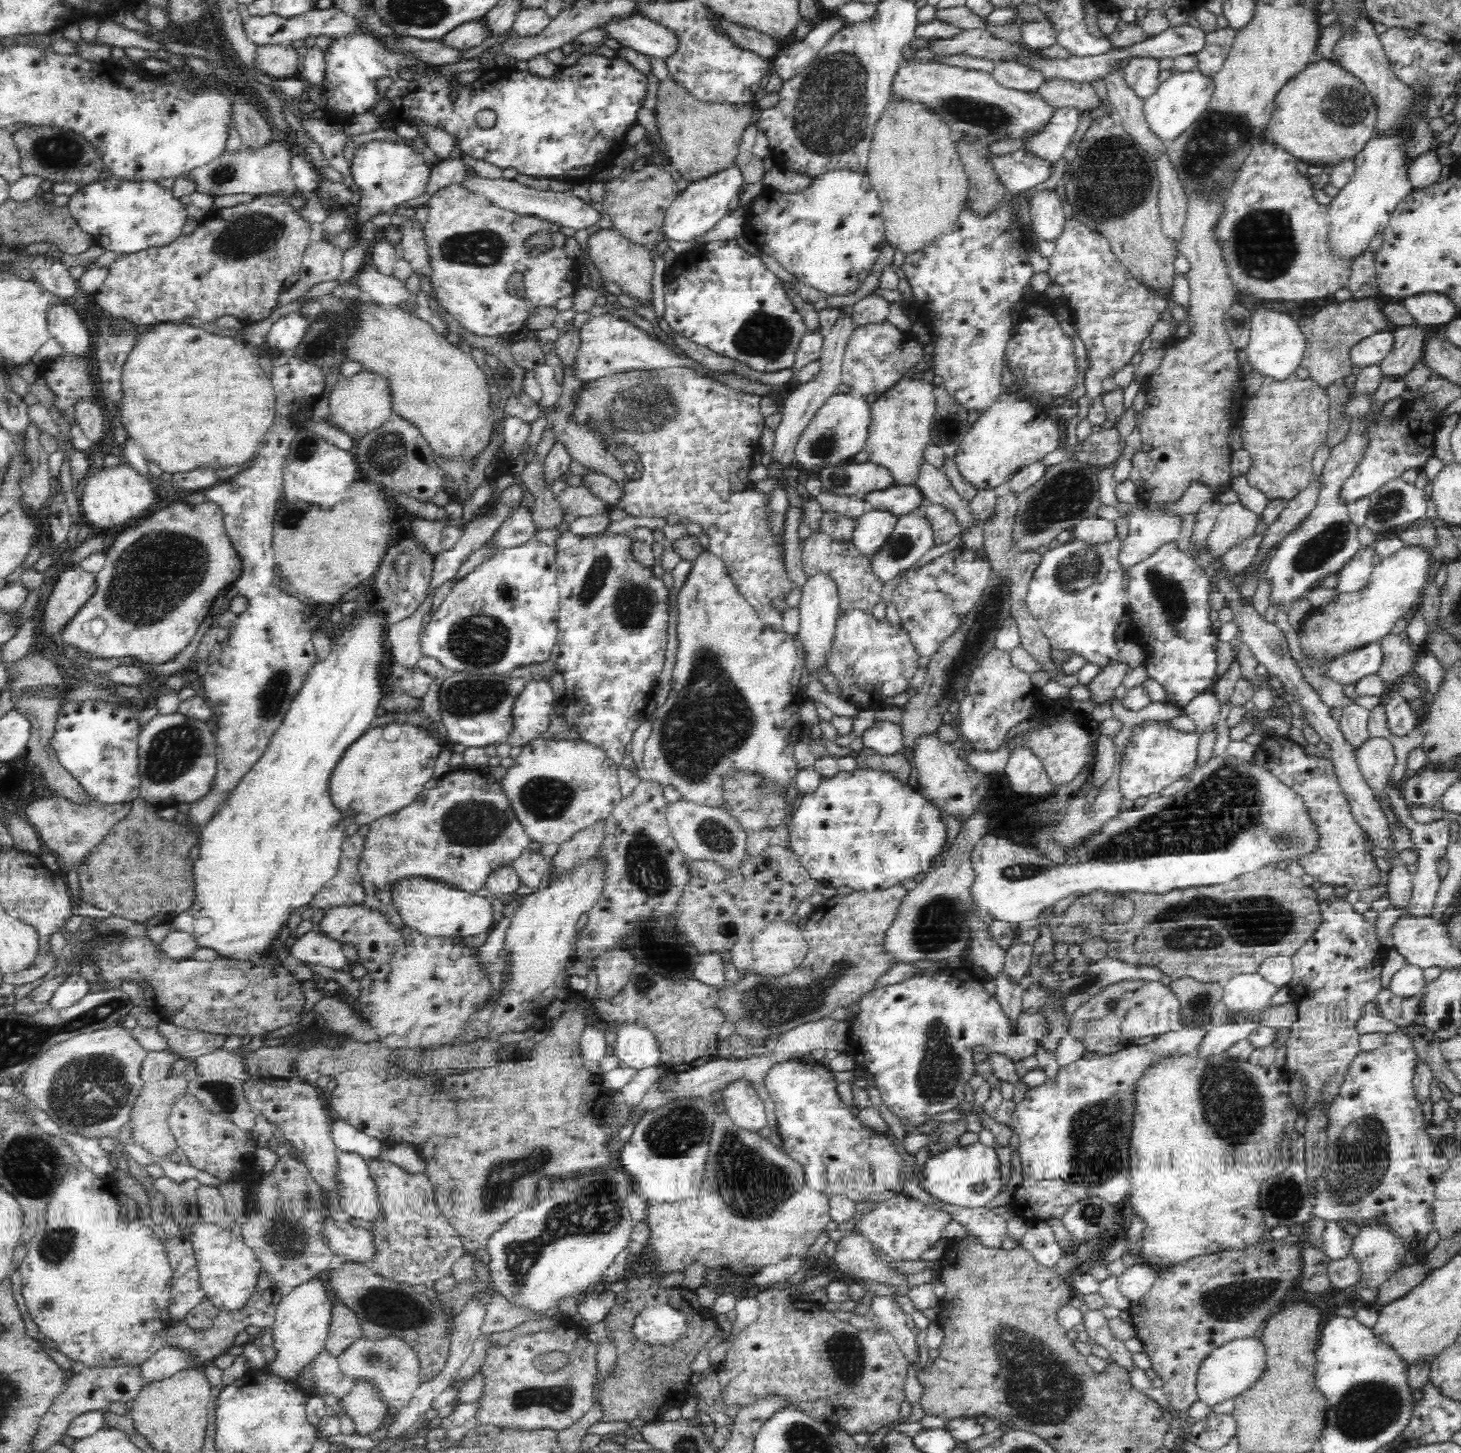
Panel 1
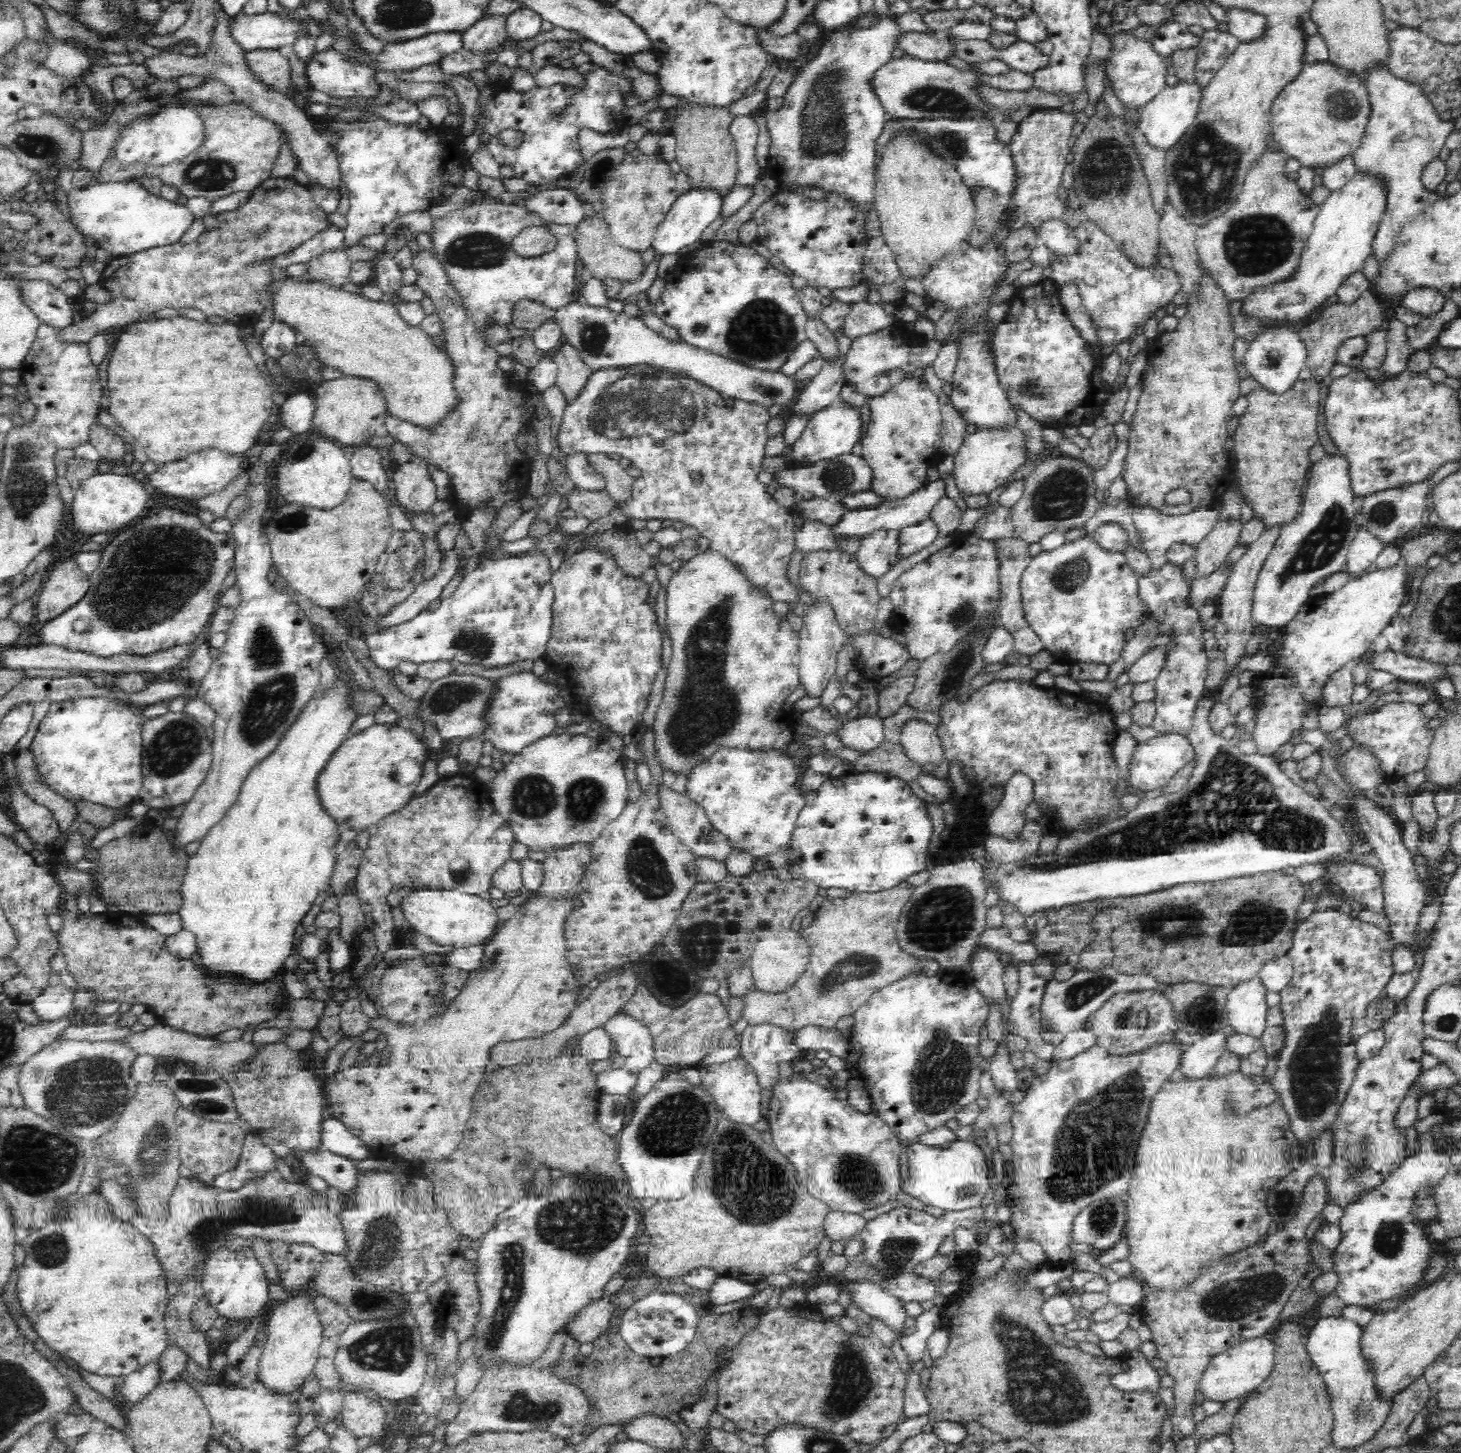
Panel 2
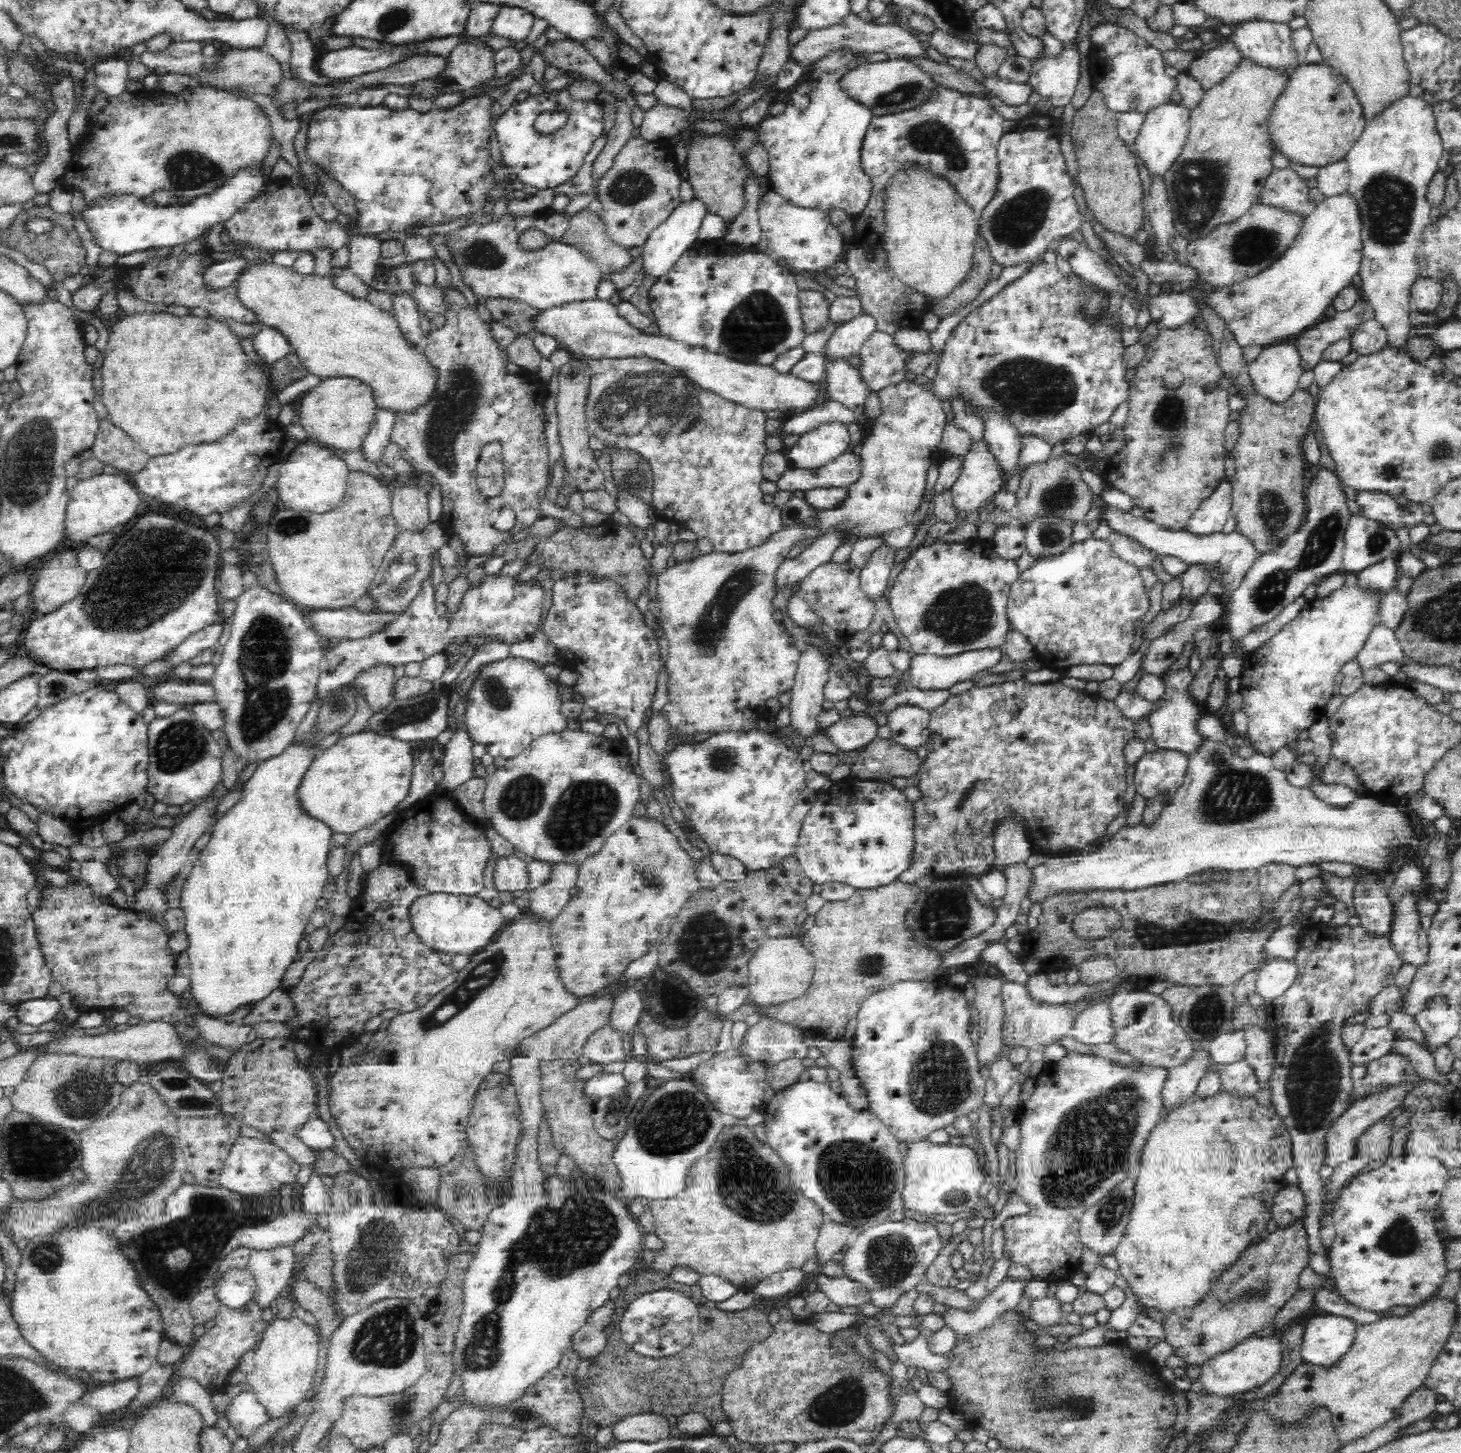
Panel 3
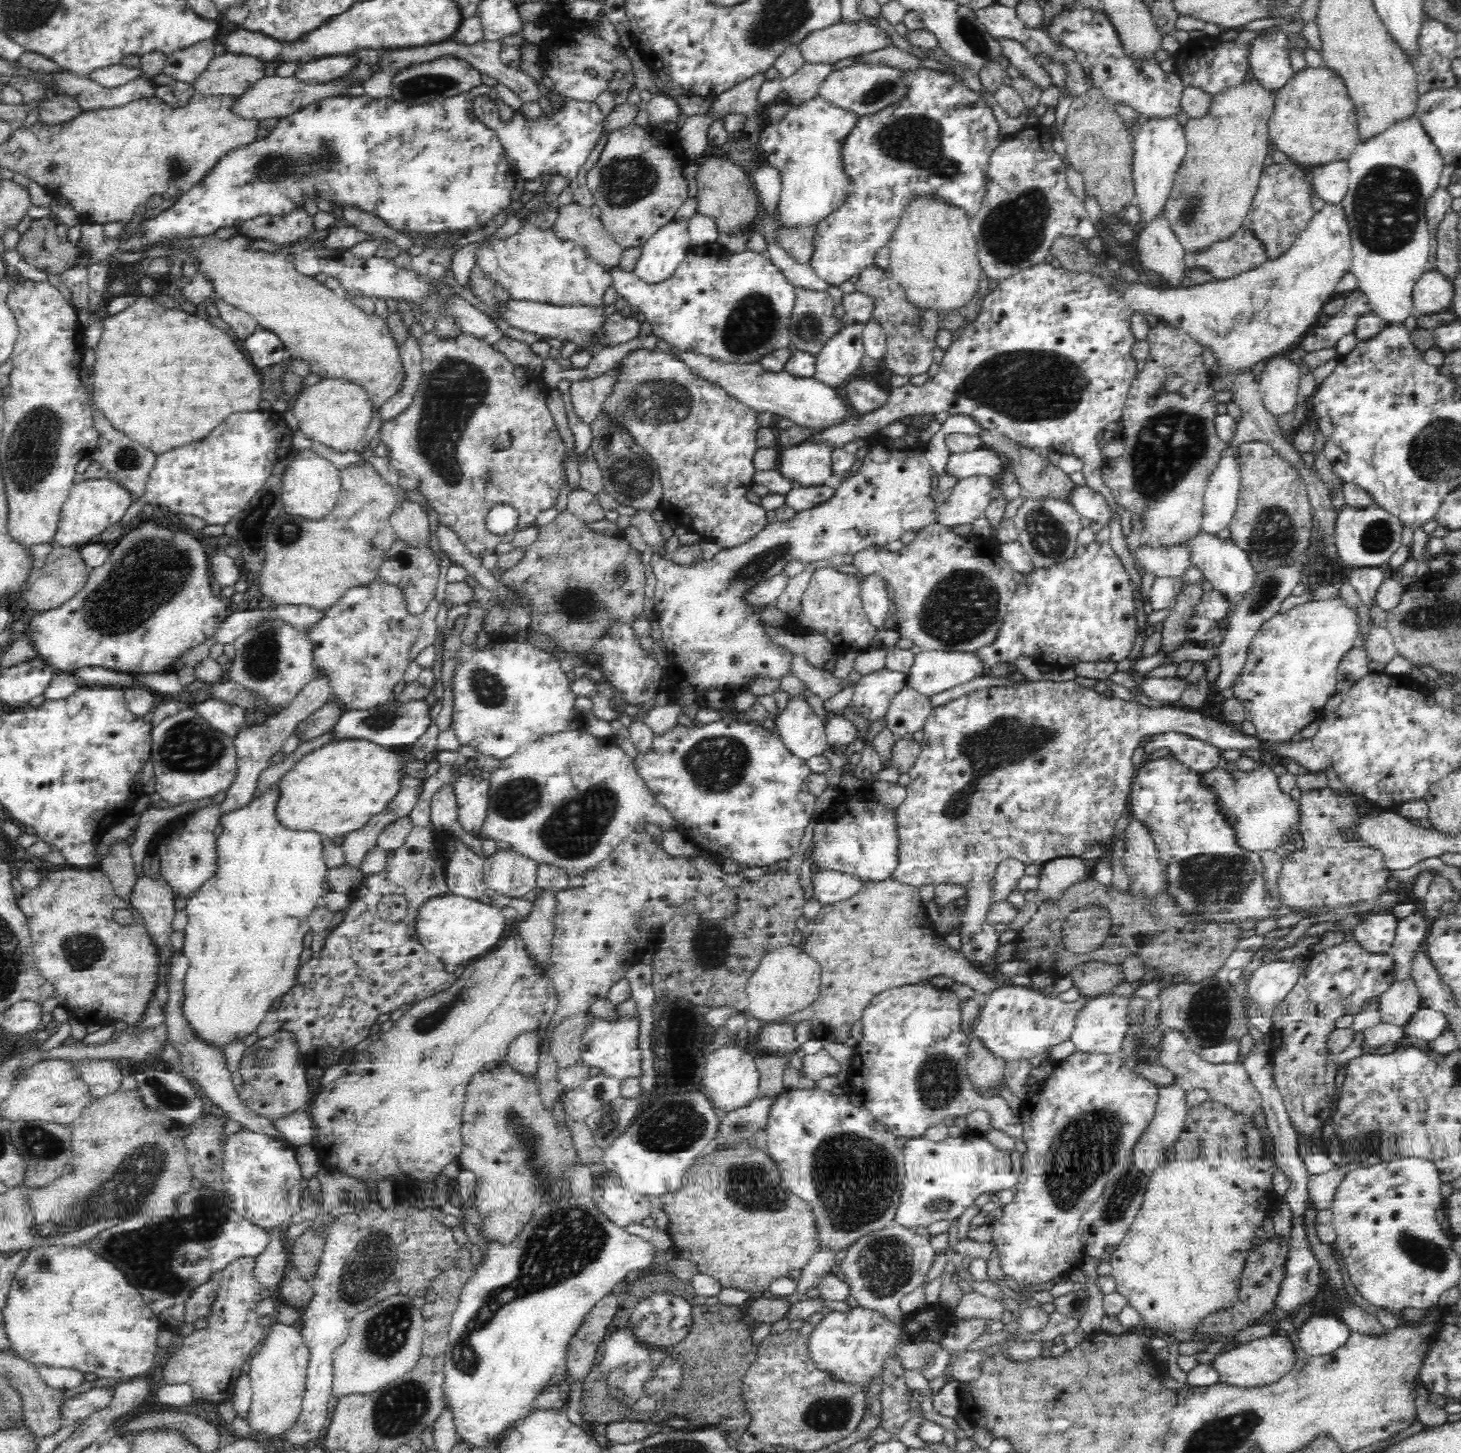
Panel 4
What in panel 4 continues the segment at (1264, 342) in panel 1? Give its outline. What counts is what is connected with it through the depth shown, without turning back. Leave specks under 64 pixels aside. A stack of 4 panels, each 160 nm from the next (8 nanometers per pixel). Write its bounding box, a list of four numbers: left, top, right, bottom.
[1257,353,1302,416]

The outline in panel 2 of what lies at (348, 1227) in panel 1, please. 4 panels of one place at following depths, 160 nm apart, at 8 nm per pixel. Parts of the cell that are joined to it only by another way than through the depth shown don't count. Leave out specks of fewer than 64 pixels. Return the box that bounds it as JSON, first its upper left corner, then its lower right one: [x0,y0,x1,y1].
[132,1168,350,1371]

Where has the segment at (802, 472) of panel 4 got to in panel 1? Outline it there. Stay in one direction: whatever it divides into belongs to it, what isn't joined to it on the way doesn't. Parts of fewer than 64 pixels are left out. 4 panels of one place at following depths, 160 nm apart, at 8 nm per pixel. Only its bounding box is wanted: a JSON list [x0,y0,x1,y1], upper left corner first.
[796,394,871,486]

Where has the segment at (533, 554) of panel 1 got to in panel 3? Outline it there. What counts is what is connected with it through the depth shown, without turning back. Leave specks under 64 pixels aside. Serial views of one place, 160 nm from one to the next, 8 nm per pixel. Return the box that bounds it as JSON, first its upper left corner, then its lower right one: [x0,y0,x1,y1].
[316,574,544,699]

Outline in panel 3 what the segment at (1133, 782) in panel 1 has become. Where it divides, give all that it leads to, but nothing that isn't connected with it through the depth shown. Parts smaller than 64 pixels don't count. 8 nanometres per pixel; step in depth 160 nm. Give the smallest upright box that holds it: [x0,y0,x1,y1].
[1134,747,1189,798]

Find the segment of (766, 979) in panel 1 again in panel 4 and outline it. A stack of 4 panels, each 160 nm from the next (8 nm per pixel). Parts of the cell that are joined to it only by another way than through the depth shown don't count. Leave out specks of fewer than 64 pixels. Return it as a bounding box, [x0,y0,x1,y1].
[783,877,999,1043]

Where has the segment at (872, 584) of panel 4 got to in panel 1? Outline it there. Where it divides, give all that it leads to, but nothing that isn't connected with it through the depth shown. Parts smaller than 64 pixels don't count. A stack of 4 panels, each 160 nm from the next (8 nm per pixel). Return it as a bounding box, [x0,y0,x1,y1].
[852,505,897,558]

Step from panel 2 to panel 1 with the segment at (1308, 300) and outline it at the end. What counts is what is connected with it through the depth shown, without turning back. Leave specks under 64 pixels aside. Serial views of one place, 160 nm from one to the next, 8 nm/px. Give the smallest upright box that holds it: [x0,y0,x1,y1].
[1328,88,1431,257]

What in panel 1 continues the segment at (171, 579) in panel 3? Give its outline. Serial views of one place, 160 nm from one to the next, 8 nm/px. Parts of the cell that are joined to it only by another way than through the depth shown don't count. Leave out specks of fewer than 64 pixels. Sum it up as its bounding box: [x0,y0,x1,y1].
[62,502,242,666]

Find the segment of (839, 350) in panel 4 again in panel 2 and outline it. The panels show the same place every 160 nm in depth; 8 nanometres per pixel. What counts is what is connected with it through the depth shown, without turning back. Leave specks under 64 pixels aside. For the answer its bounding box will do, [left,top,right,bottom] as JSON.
[843,301,895,340]

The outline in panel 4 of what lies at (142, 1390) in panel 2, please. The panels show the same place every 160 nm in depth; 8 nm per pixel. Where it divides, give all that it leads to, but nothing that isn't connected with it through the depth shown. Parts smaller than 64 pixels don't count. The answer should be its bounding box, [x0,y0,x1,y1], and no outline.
[60,1387,115,1424]

